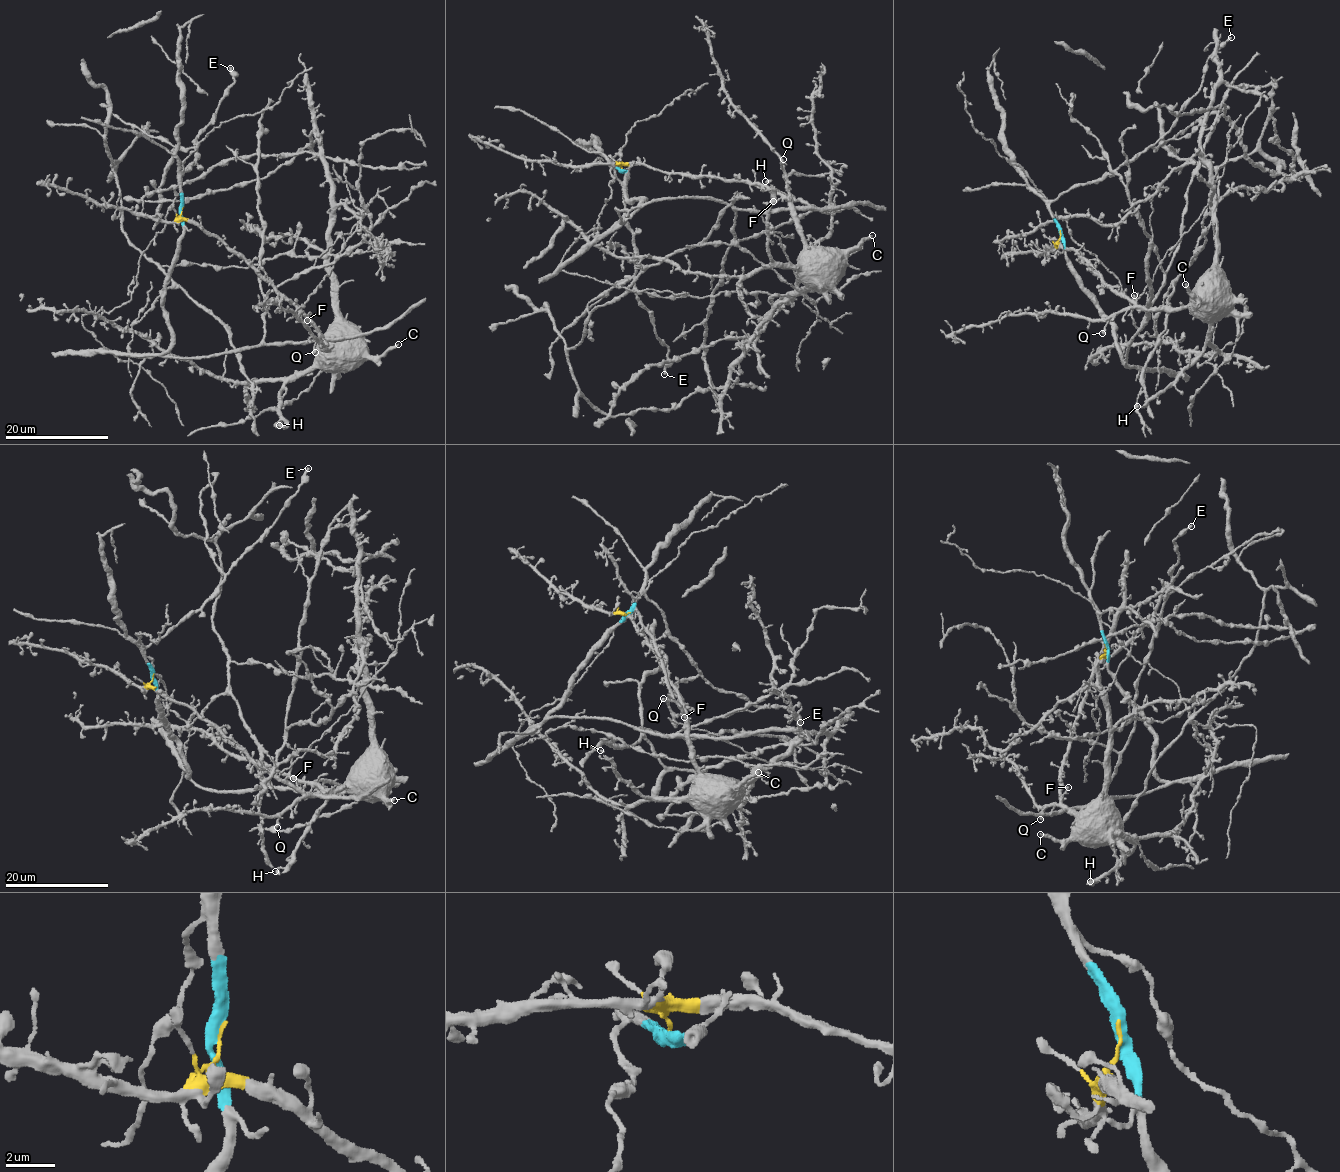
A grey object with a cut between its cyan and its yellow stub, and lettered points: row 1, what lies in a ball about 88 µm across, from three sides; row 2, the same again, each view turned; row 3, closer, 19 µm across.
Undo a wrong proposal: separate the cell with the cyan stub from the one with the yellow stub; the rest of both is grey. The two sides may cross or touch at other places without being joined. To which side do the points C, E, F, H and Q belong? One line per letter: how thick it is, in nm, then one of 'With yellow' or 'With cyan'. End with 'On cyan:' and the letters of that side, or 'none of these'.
C: Thickness 320 nm. With yellow
E: Thickness 300 nm. With cyan
F: Thickness 260 nm. With yellow
H: Thickness 380 nm. With yellow
Q: Thickness 320 nm. With yellow
On cyan: E

